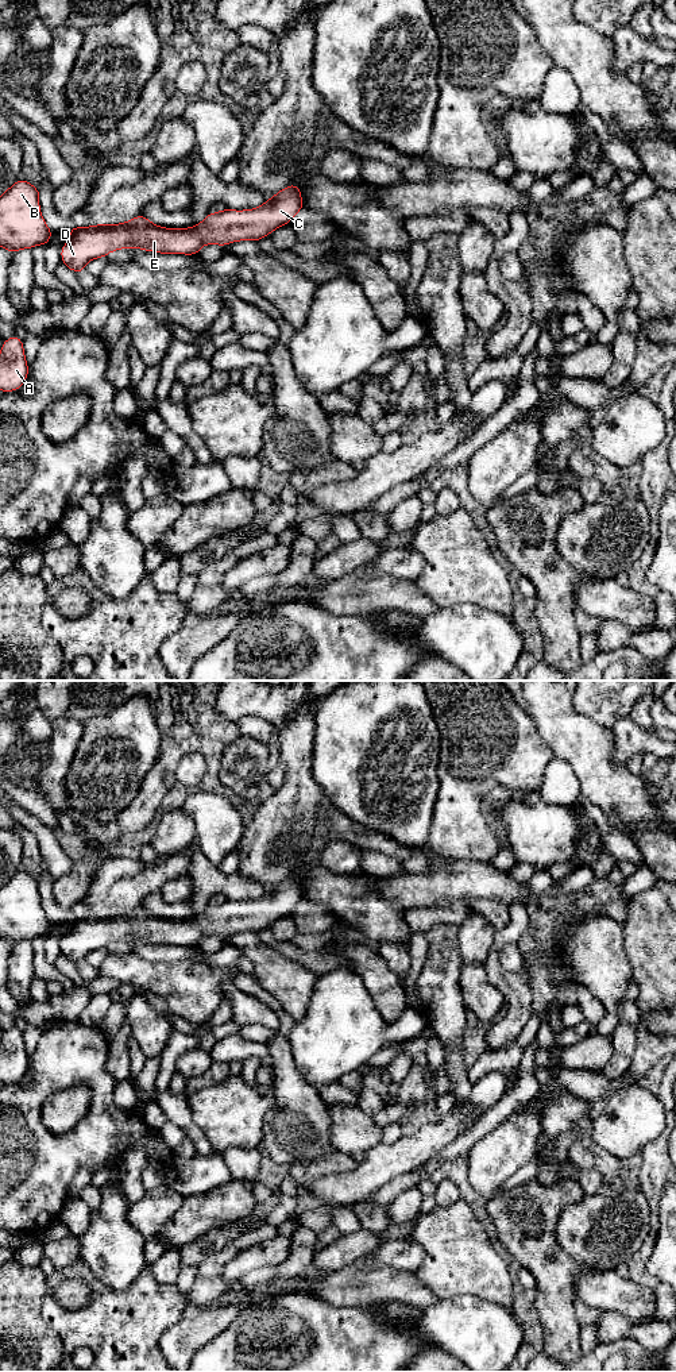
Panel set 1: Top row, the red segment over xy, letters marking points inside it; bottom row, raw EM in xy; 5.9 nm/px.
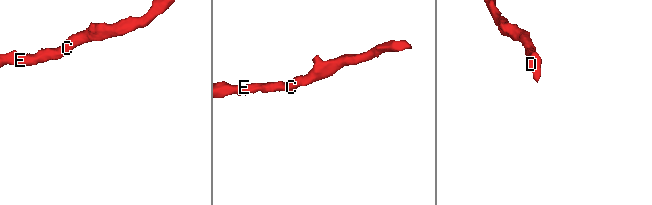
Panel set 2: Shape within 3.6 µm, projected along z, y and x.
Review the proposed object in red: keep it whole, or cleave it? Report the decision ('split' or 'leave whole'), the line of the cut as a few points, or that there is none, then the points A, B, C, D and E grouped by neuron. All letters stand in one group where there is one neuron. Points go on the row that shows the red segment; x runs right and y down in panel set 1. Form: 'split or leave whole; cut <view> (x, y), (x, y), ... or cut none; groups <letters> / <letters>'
leave whole; cut none; groups A B C D E

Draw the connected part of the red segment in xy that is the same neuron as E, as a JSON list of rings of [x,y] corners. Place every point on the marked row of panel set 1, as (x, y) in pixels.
[[[294,182],[283,188],[273,197],[254,209],[235,211],[225,208],[220,212],[208,213],[196,227],[166,228],[155,226],[142,213],[130,221],[119,224],[96,224],[89,227],[70,227],[67,242],[61,248],[61,261],[74,273],[81,273],[89,261],[105,258],[109,253],[130,247],[159,254],[198,255],[204,244],[219,244],[225,247],[228,243],[239,240],[260,240],[277,228],[290,224],[295,213],[304,209],[301,188]]]

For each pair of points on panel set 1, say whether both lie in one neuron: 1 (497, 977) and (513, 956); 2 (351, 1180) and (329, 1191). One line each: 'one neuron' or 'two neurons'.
1: two neurons
2: one neuron

